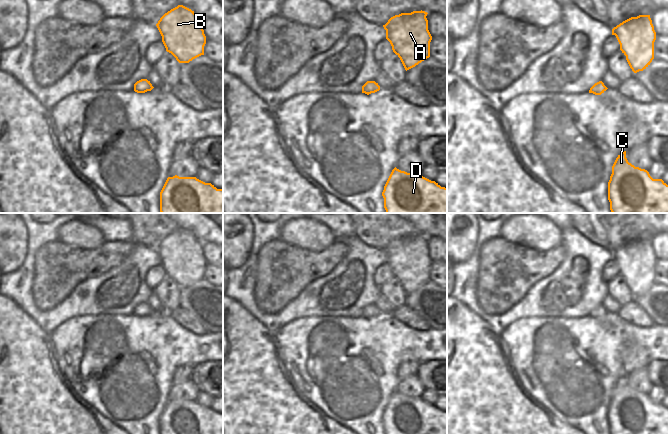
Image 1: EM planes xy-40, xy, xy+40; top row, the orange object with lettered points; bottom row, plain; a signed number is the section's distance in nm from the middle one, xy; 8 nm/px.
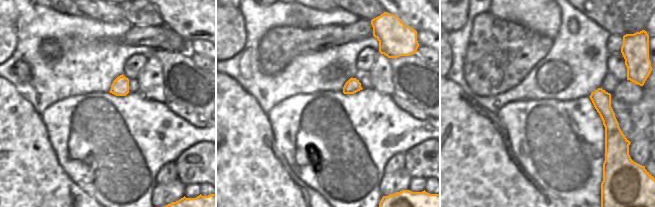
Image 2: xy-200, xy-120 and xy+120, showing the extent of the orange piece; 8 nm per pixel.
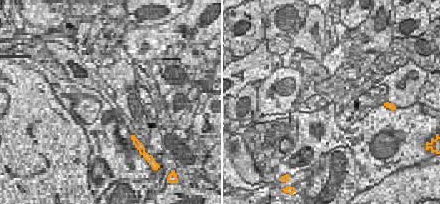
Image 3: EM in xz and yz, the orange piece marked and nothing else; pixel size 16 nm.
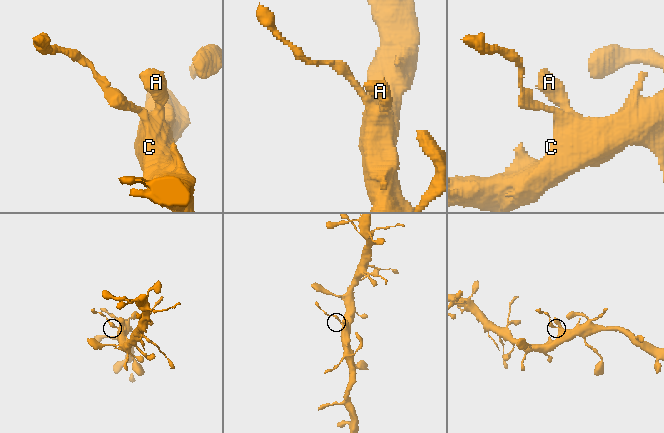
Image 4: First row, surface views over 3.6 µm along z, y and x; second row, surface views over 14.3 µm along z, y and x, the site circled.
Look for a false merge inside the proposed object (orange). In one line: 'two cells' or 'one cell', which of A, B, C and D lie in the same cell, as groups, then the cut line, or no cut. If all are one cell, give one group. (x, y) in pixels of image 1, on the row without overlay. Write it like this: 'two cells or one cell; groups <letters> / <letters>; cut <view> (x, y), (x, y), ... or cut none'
one cell; groups A B C D; cut none

